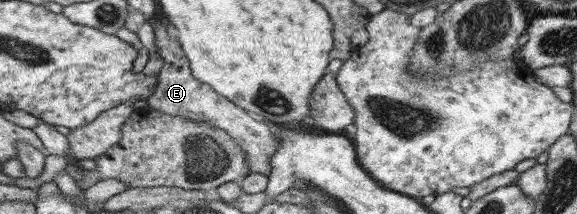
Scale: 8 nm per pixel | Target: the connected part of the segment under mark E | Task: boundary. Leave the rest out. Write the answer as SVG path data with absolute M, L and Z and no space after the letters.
M149 16L149 23L153 30L157 54L163 58L163 64L160 72L155 76L157 83L154 84L154 92L147 98L146 106L169 116L189 118L195 122L207 122L208 125L224 130L232 139L235 139L243 151L243 157L254 168L249 173L257 173L259 169L261 174L269 176L271 165L267 165L267 162L270 155L275 154L277 144L279 144L279 137L270 130L270 124L235 106L227 98L216 94L208 85L193 78L179 43L175 37L169 36L169 30L167 30L169 23L163 24L163 20L154 20L151 16Z

